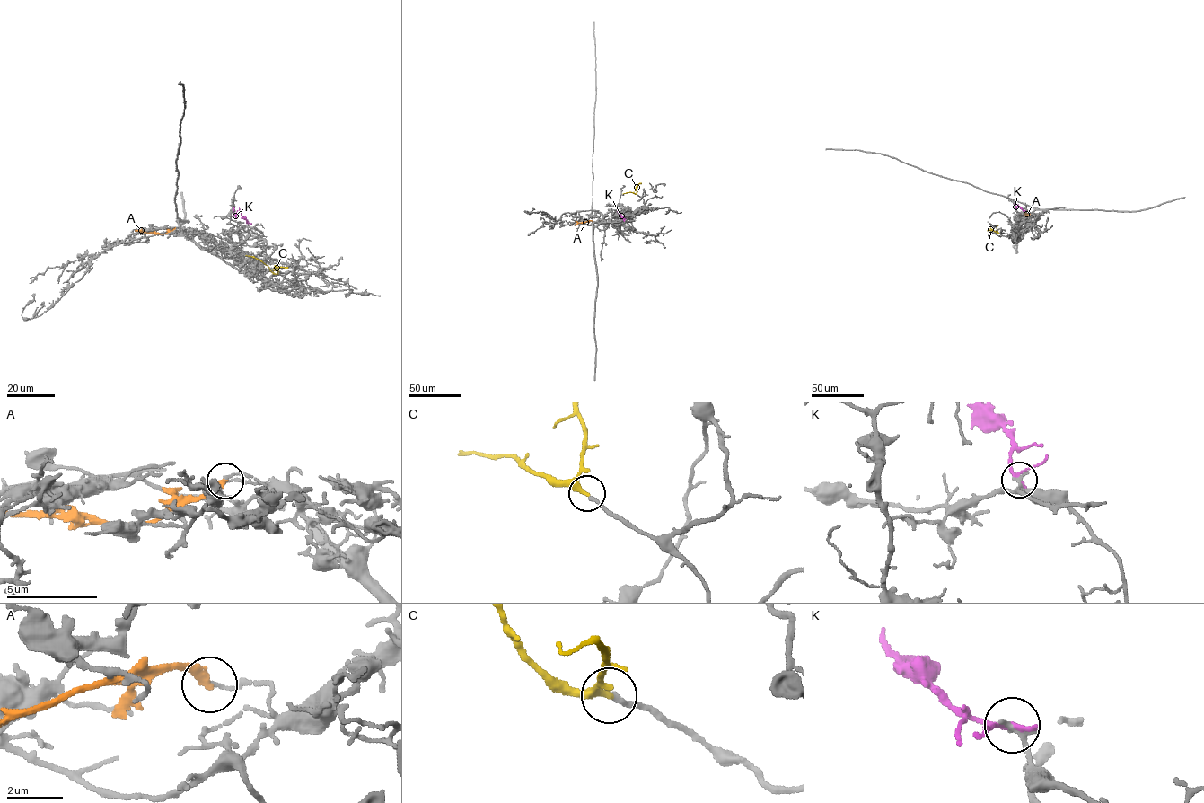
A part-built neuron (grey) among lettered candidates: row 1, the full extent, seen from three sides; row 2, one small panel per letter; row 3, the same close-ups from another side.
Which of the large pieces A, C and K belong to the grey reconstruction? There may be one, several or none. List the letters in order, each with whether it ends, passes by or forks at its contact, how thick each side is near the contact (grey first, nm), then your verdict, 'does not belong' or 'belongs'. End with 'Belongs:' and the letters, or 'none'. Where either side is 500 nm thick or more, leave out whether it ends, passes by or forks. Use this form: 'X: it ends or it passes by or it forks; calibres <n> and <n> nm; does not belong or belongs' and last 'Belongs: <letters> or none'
A: it ends; calibres 130 and 240 nm; does not belong
C: it passes by; calibres 200 and 240 nm; belongs
K: it passes by; calibres 220 and 180 nm; does not belong
Belongs: C

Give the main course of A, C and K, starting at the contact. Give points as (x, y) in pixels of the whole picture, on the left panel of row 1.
A: (174, 228), (163, 233), (135, 230)
C: (277, 274), (261, 260), (245, 255)
K: (248, 223), (240, 211), (234, 215), (234, 207)

